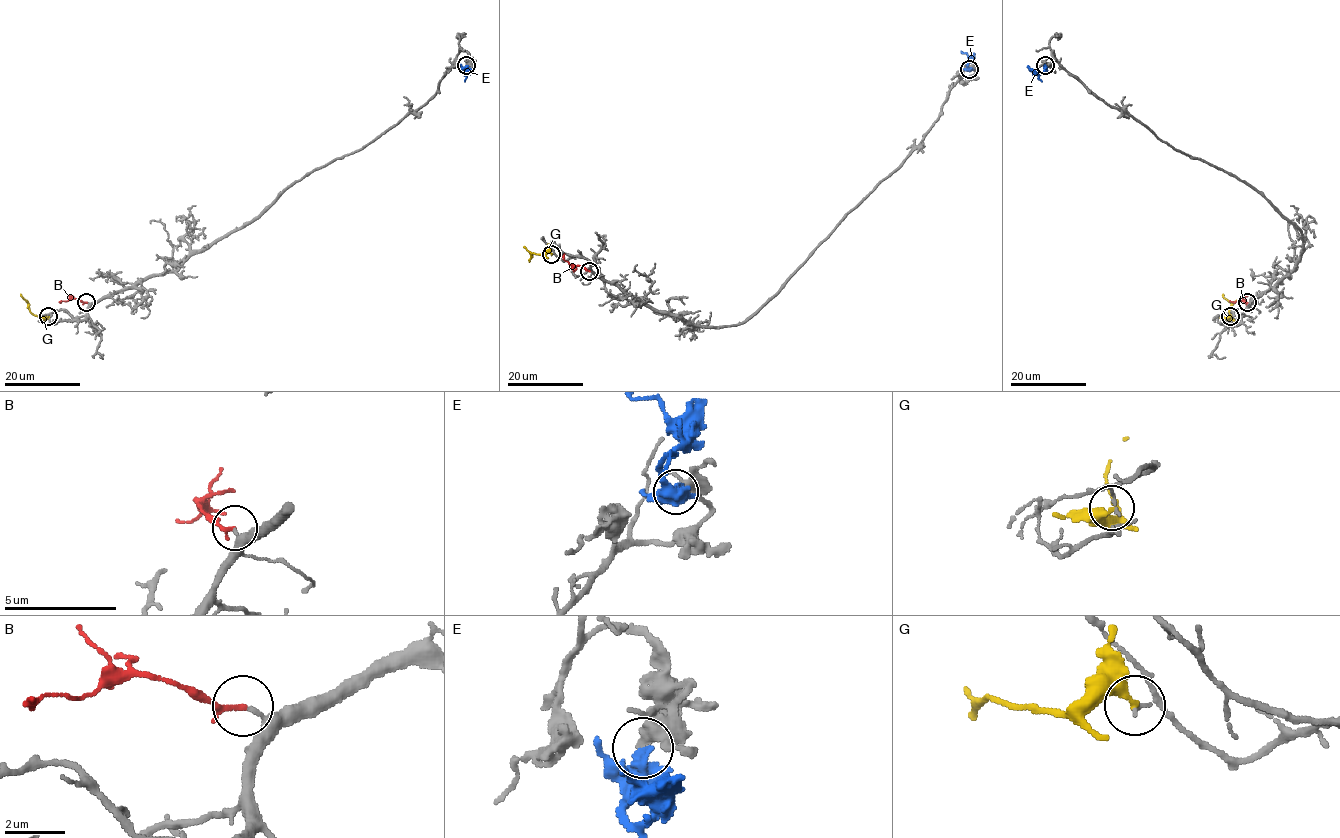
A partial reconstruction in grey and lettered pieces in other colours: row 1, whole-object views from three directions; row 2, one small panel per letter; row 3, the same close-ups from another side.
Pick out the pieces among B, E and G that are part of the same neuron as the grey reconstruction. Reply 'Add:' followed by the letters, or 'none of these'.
Add: B

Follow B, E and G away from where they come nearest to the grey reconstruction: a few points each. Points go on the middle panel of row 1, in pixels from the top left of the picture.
B: (589, 271), (580, 265), (571, 265), (563, 258), (565, 254)
E: (969, 68), (970, 59), (961, 51)
G: (551, 254), (531, 255), (523, 246)

